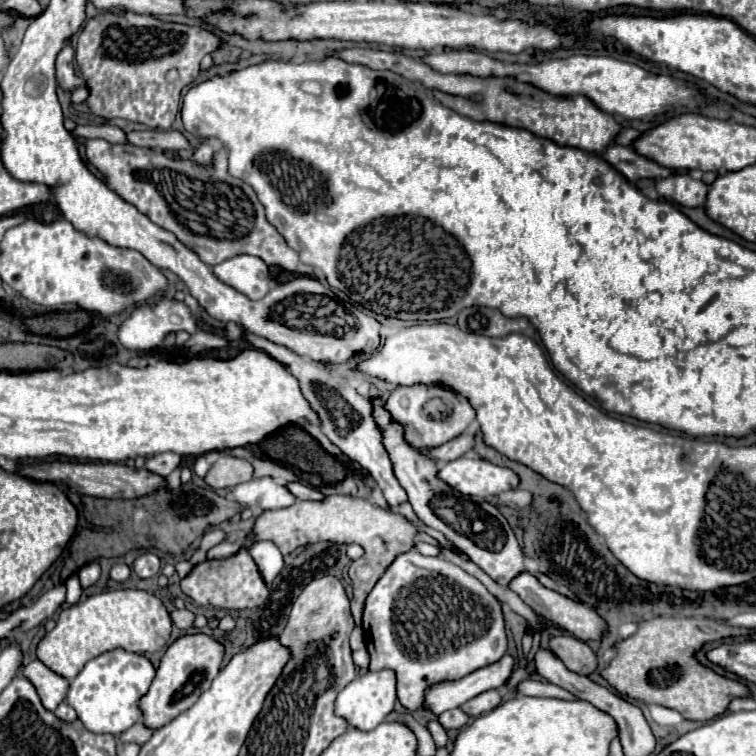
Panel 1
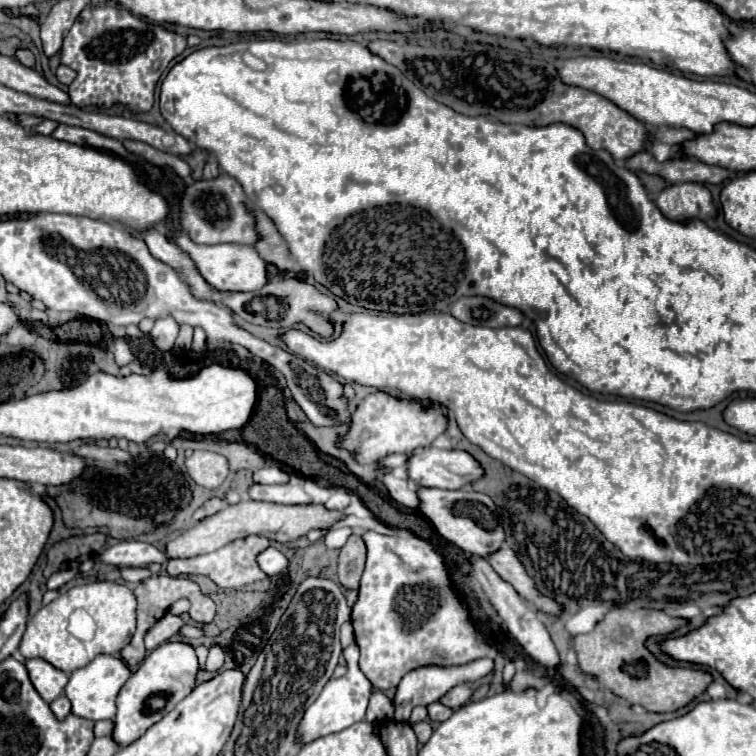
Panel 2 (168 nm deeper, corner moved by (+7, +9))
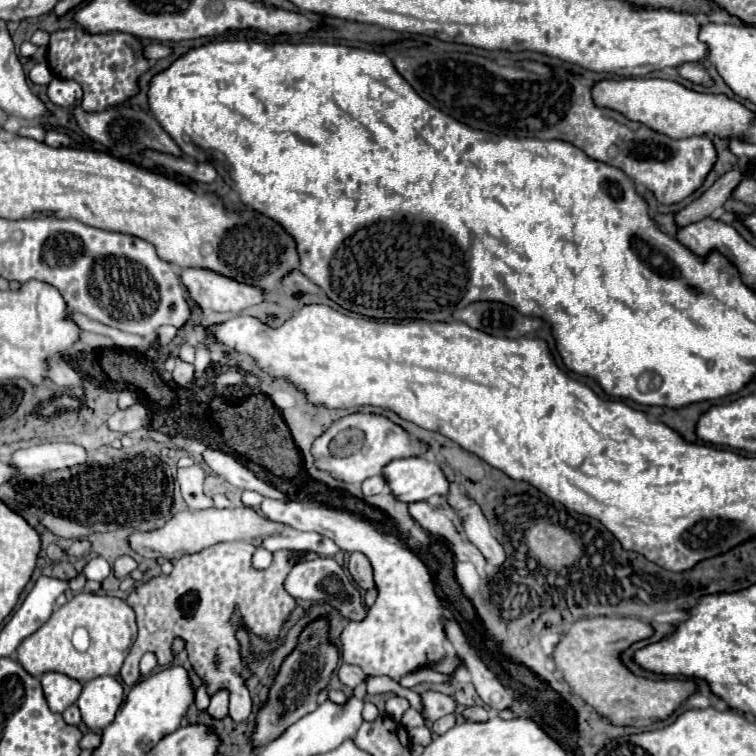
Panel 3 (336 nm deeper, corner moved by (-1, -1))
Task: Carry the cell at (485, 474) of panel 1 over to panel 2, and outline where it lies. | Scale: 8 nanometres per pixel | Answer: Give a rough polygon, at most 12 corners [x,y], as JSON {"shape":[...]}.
{"shape":[[415,450],[409,478],[459,490],[483,478],[465,450]]}

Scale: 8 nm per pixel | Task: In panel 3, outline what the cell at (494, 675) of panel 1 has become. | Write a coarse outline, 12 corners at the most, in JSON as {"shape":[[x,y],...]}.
{"shape":[[391,696],[385,702],[385,712],[395,722],[409,708],[401,696]]}

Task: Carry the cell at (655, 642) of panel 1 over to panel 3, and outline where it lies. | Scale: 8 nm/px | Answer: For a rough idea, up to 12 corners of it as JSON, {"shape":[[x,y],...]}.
{"shape":[[583,618],[553,650],[565,684],[615,726],[665,720],[691,680],[633,676],[617,658],[653,628]]}

